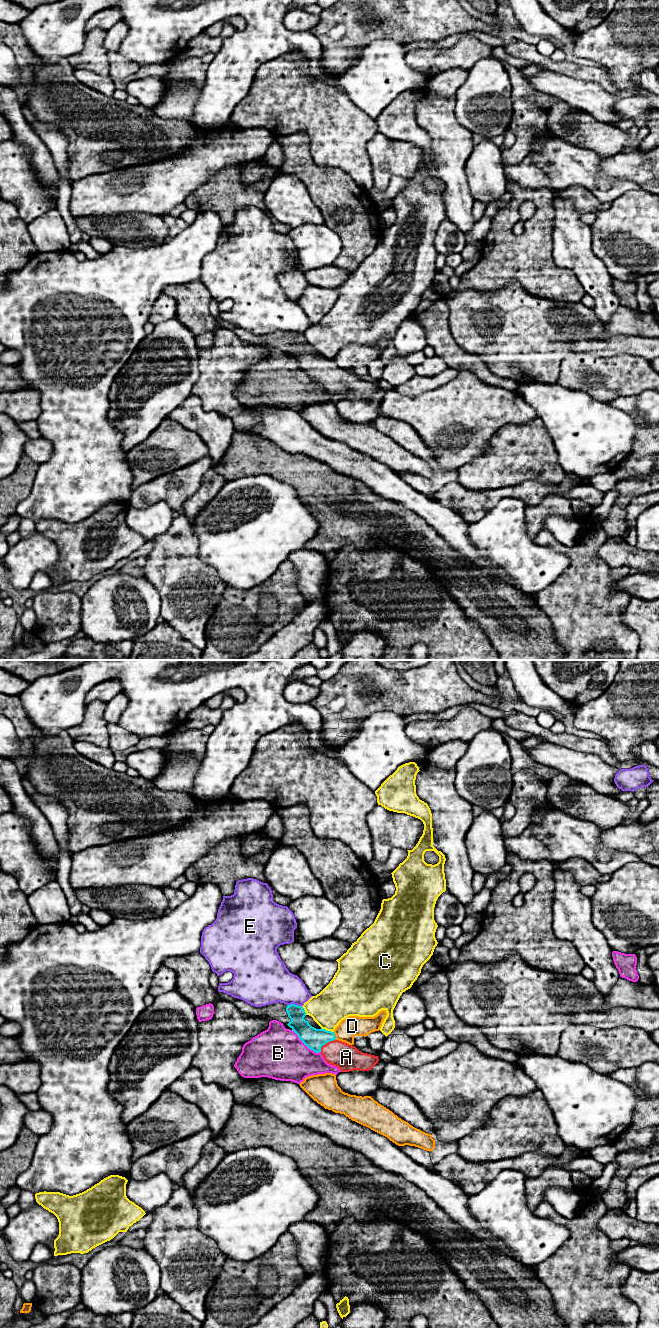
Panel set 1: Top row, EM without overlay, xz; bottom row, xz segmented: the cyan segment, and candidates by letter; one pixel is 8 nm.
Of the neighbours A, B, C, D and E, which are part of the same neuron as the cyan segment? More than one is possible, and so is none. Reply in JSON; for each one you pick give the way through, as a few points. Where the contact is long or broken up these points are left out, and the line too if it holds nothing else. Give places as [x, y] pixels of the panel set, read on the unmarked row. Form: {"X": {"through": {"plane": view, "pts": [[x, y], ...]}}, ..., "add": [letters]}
{"A": {"through": {"plane": "xz", "pts": [[314, 367], [326, 370], [337, 381], [346, 385]]}}, "add": ["A"]}

